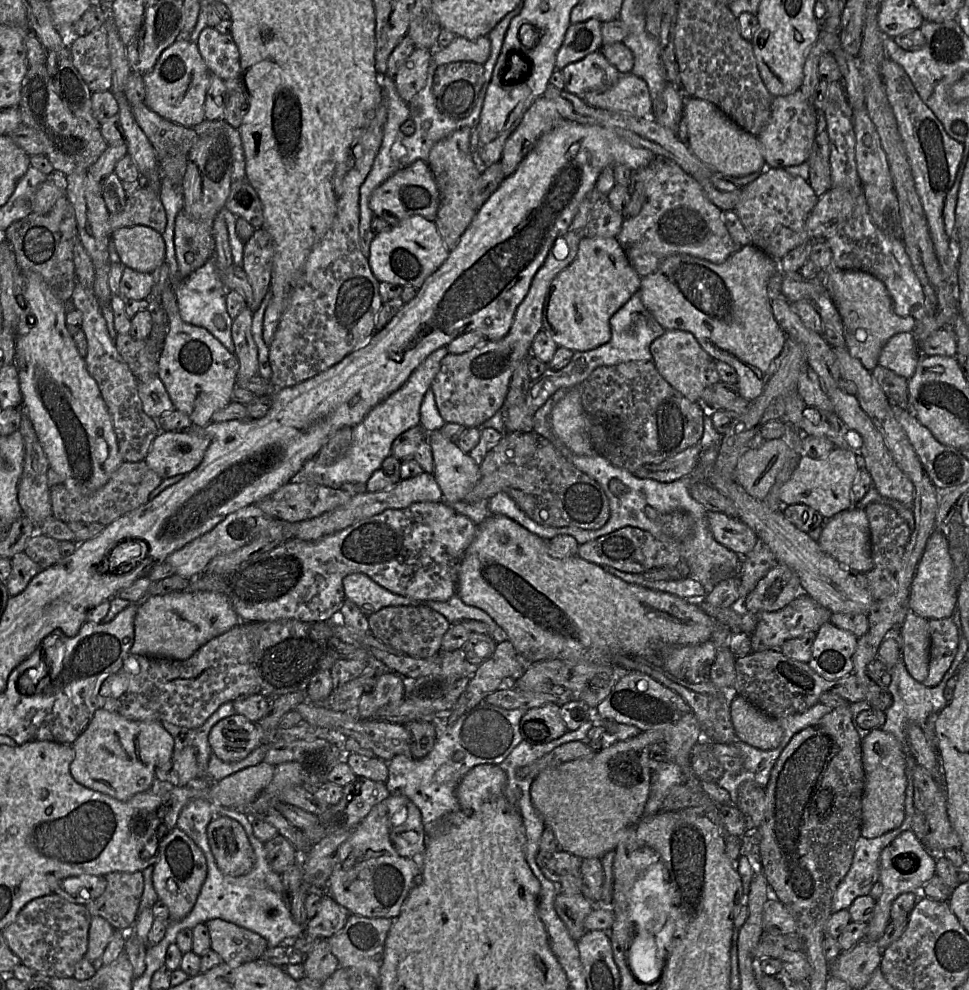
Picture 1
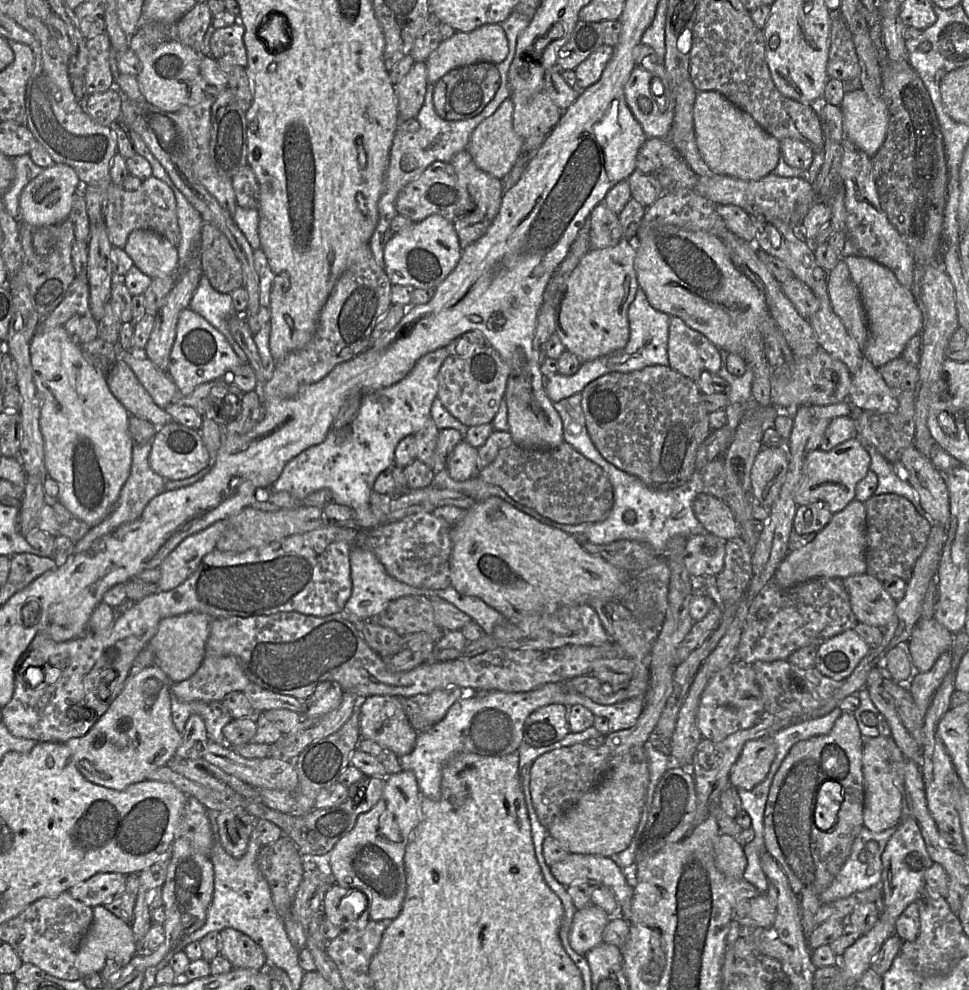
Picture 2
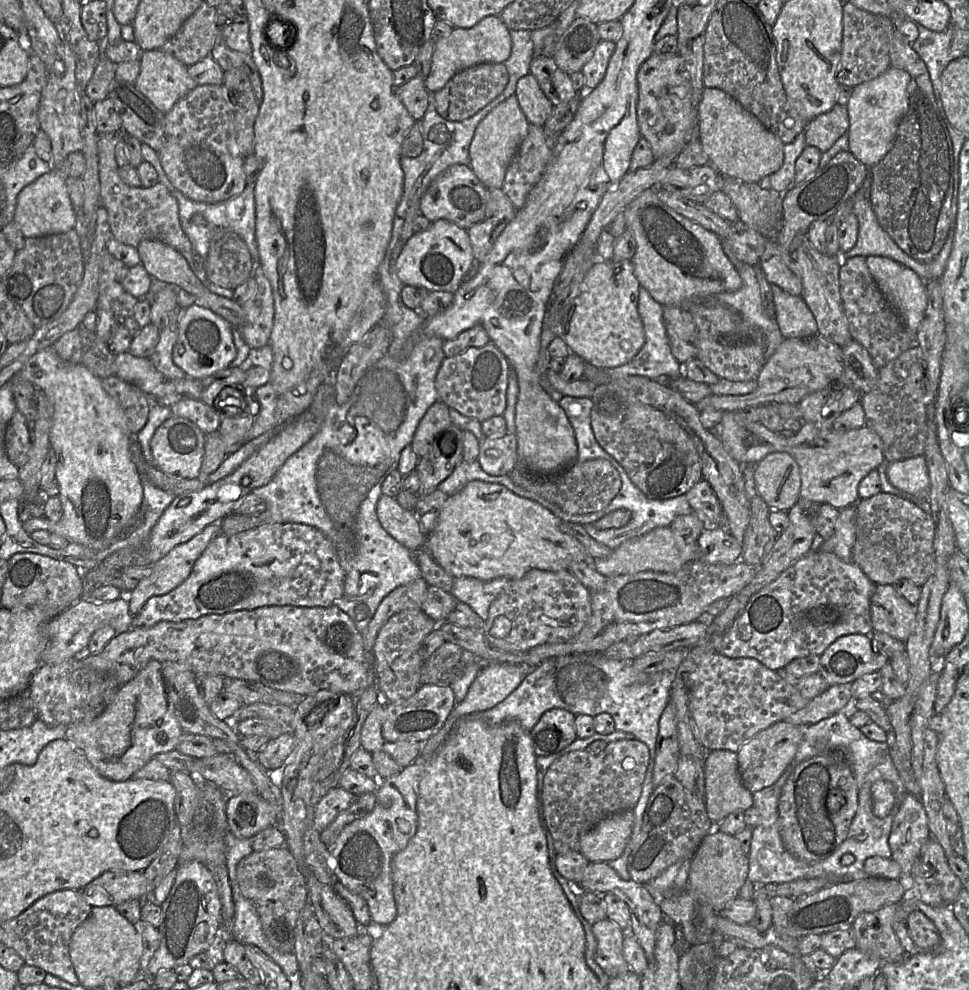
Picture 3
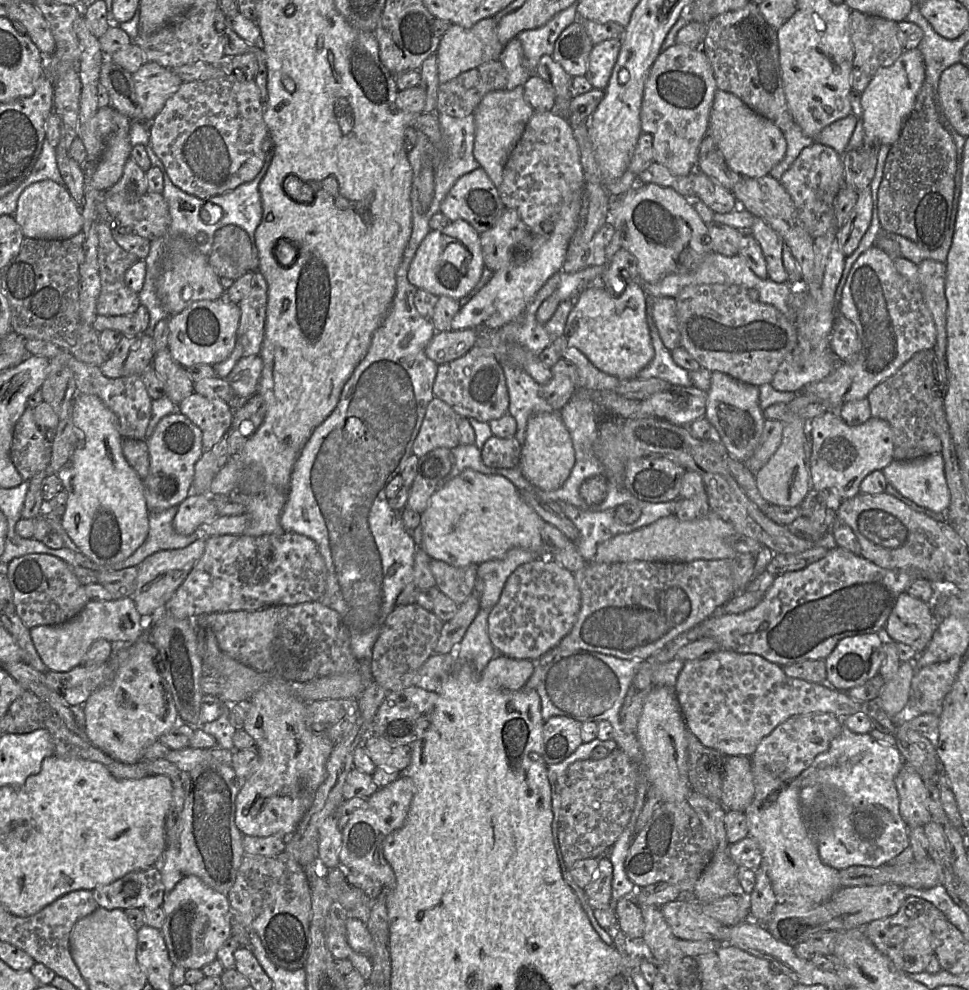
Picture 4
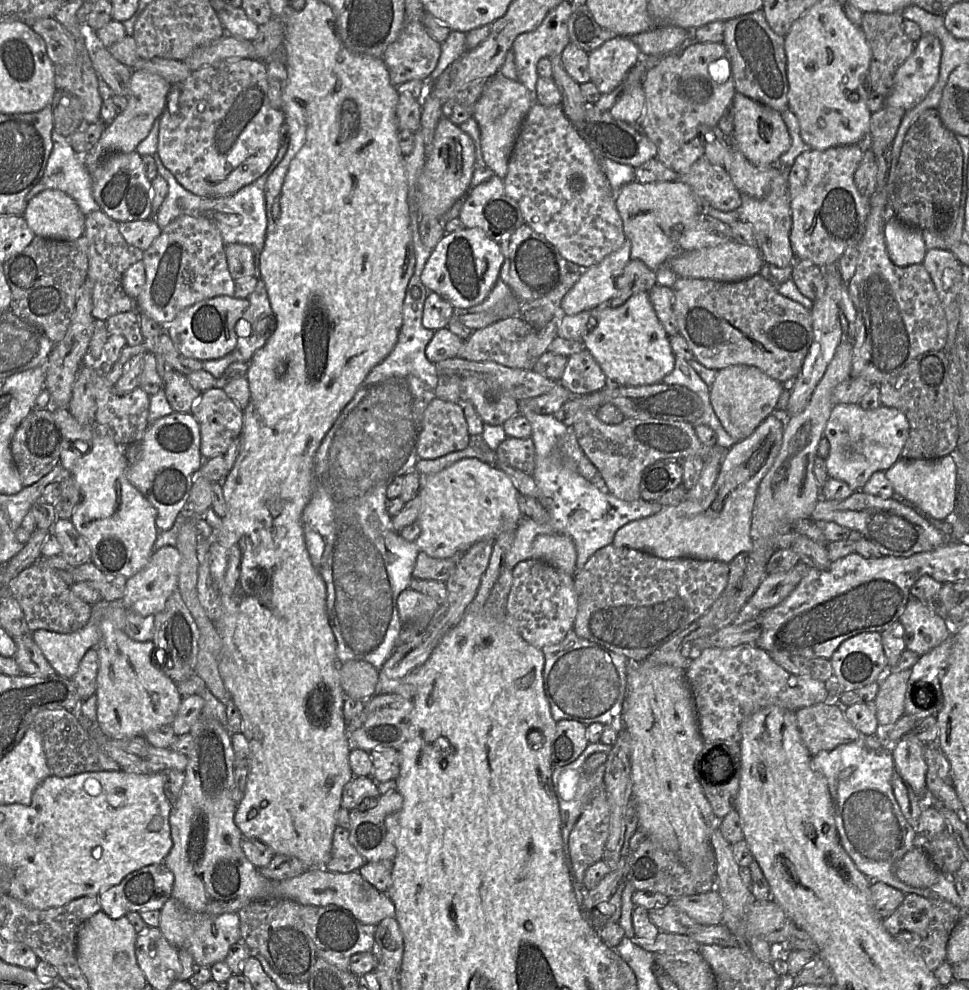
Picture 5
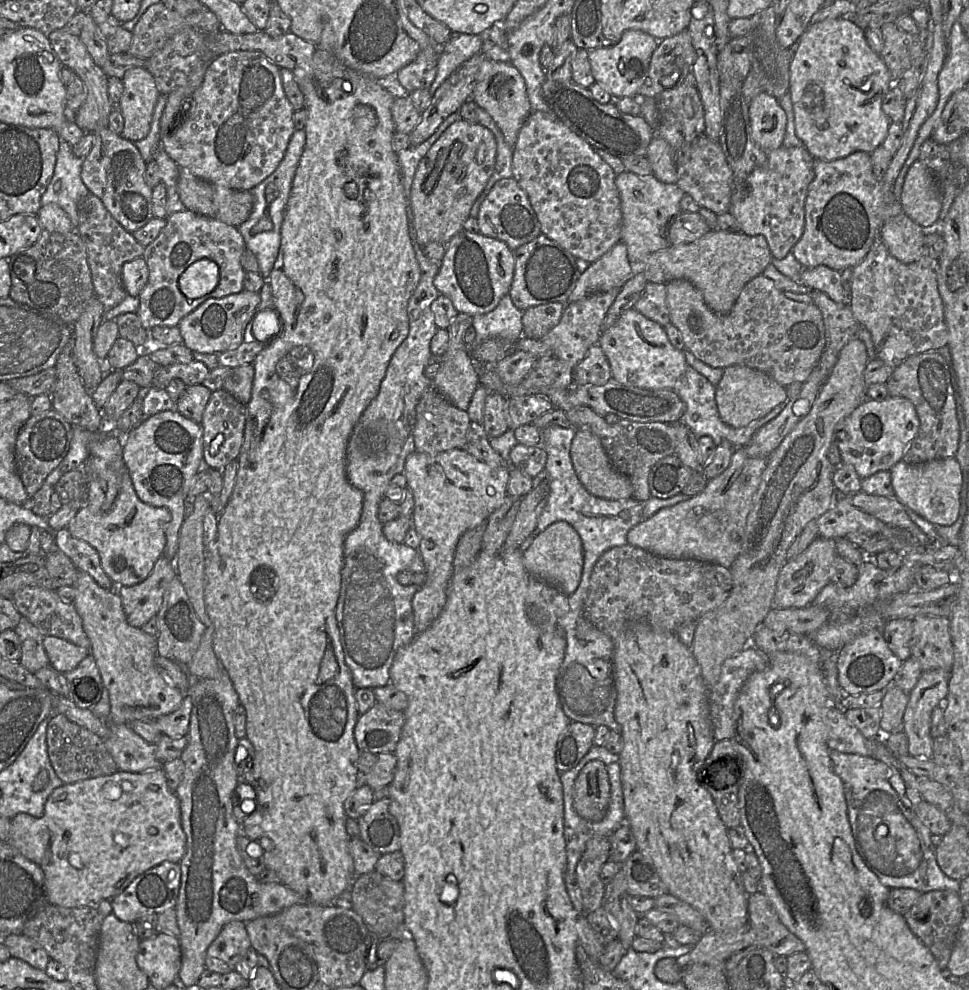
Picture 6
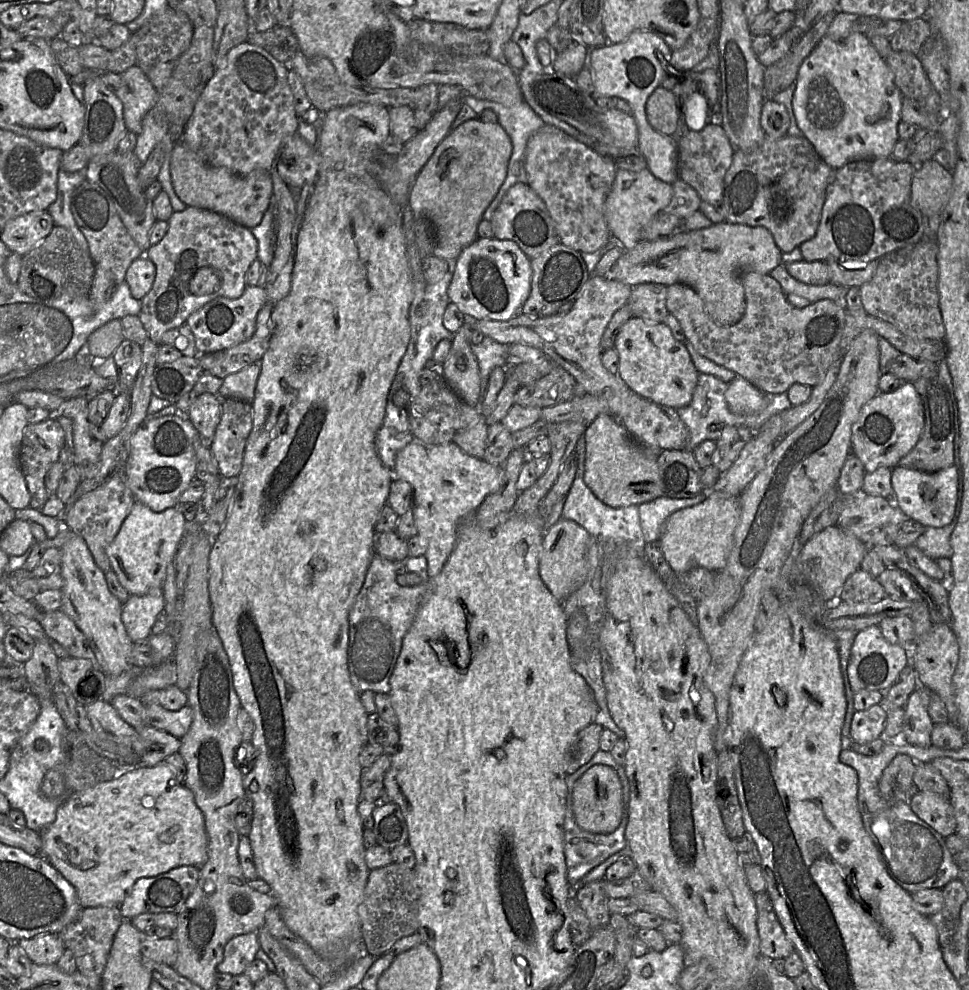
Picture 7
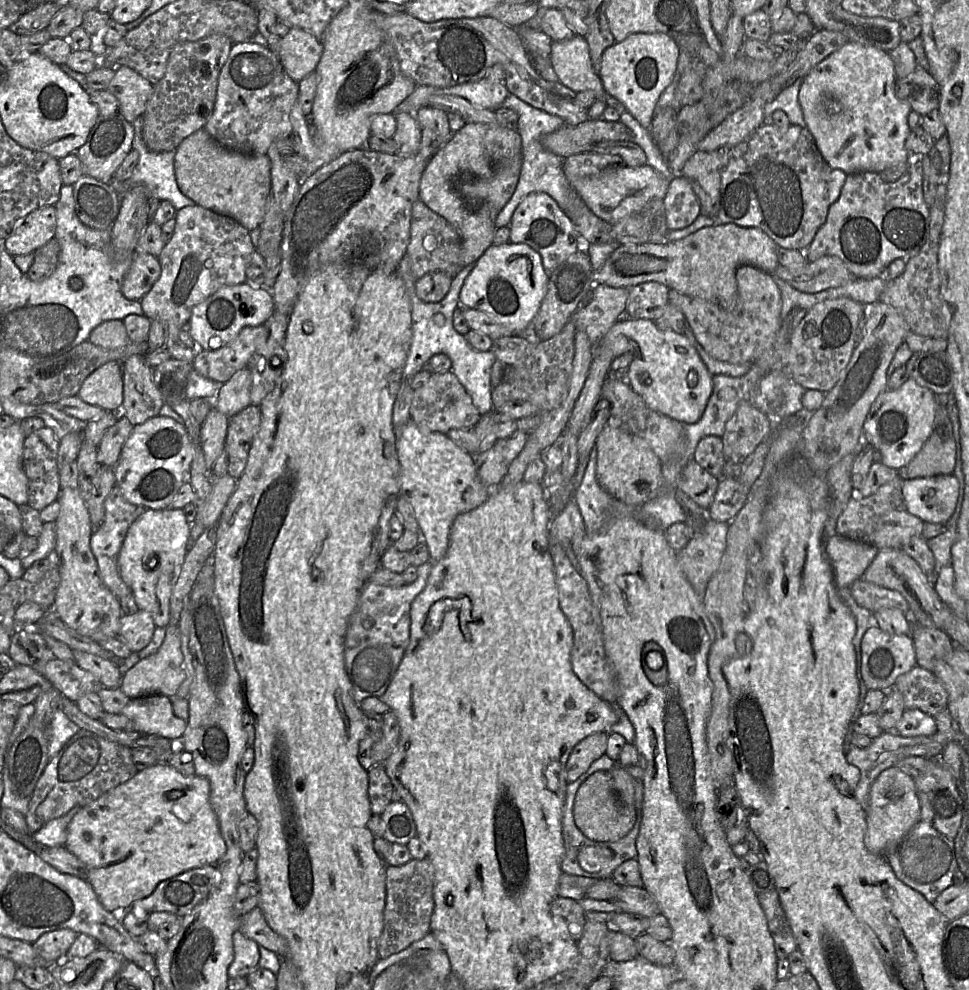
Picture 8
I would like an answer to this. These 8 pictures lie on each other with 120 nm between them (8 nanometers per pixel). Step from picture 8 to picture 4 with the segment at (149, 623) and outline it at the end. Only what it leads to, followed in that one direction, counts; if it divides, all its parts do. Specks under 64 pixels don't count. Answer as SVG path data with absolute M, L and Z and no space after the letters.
M204 536L183 548L155 552L137 566L138 574L131 599L143 619L149 619L164 612L167 601L173 596L203 554L205 542L206 537Z

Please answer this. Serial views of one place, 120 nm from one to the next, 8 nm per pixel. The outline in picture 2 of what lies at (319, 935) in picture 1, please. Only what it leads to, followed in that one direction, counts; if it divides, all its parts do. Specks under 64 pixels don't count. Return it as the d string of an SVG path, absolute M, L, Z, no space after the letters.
M336 883L326 892L322 907L326 919L342 931L362 929L371 920L365 895Z

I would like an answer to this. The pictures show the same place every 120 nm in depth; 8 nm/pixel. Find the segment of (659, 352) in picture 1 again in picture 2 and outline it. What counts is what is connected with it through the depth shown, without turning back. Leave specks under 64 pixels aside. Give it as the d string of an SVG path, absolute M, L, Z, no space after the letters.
M670 316L667 344L668 366L695 383L703 371L718 374L721 350L702 333L687 326L678 317Z

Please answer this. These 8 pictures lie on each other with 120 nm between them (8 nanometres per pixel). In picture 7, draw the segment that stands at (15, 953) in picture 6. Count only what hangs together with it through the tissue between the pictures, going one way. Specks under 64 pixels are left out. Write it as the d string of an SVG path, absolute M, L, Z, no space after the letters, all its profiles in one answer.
M44 933L32 938L21 939L16 943L32 963L56 964L65 947L57 933Z

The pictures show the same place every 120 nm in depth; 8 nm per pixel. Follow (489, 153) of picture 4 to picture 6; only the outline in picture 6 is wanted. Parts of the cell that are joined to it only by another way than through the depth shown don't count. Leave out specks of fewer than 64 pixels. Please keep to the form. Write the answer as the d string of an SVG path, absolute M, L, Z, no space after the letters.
M486 58L480 66L479 79L473 90L472 99L493 118L505 141L514 148L519 130L532 111L525 81L518 70L510 62Z

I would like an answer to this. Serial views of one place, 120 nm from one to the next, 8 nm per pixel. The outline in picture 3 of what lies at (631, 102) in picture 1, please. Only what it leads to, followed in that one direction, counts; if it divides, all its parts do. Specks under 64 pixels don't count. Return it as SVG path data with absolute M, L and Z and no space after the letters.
M652 54L637 72L637 121L641 136L645 138L656 158L678 152L685 143L697 138L697 107L691 102L690 76L681 56Z

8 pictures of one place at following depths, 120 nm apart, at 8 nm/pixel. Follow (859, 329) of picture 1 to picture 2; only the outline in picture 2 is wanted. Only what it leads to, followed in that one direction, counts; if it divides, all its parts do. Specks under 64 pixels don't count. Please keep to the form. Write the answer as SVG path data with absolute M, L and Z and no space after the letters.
M861 256L840 258L848 266L856 284L868 319L869 337L863 347L863 357L876 368L901 356L909 340L921 333L923 315L913 291L904 287L892 270L873 259Z

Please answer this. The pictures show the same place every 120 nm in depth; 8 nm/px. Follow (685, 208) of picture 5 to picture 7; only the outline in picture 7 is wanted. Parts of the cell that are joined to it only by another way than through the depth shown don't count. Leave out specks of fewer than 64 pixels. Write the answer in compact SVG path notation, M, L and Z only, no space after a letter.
M618 168L609 194L604 203L604 216L612 236L628 250L641 241L644 226L670 202L673 195L671 184L656 178L648 168L629 171Z

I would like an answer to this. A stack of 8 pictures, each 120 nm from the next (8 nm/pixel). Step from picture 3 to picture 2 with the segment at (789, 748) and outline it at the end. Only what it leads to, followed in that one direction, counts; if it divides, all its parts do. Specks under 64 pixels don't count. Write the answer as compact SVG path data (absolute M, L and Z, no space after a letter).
M770 737L748 741L730 771L731 787L753 789L766 778L775 755L775 744Z

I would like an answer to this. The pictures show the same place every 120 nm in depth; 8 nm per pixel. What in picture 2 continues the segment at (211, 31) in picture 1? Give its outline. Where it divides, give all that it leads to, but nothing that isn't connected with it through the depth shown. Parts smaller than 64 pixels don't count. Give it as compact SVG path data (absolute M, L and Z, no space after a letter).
M238 20L232 26L215 30L210 40L210 56L215 60L246 67L244 33L245 28Z

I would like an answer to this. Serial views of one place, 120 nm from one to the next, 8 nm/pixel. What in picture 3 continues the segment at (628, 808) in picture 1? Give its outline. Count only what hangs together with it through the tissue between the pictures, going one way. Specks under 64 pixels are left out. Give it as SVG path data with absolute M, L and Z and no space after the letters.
M632 810L621 811L603 818L579 840L579 852L591 863L609 862L618 858L630 838L634 815Z

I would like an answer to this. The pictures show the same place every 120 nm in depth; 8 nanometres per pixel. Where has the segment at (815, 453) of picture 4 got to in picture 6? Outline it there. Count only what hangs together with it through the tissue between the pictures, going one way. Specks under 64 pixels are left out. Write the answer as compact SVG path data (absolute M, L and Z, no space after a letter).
M892 396L881 401L866 399L836 426L834 443L841 454L842 464L852 465L863 480L879 471L890 471L901 461L919 427L920 420L910 400Z

